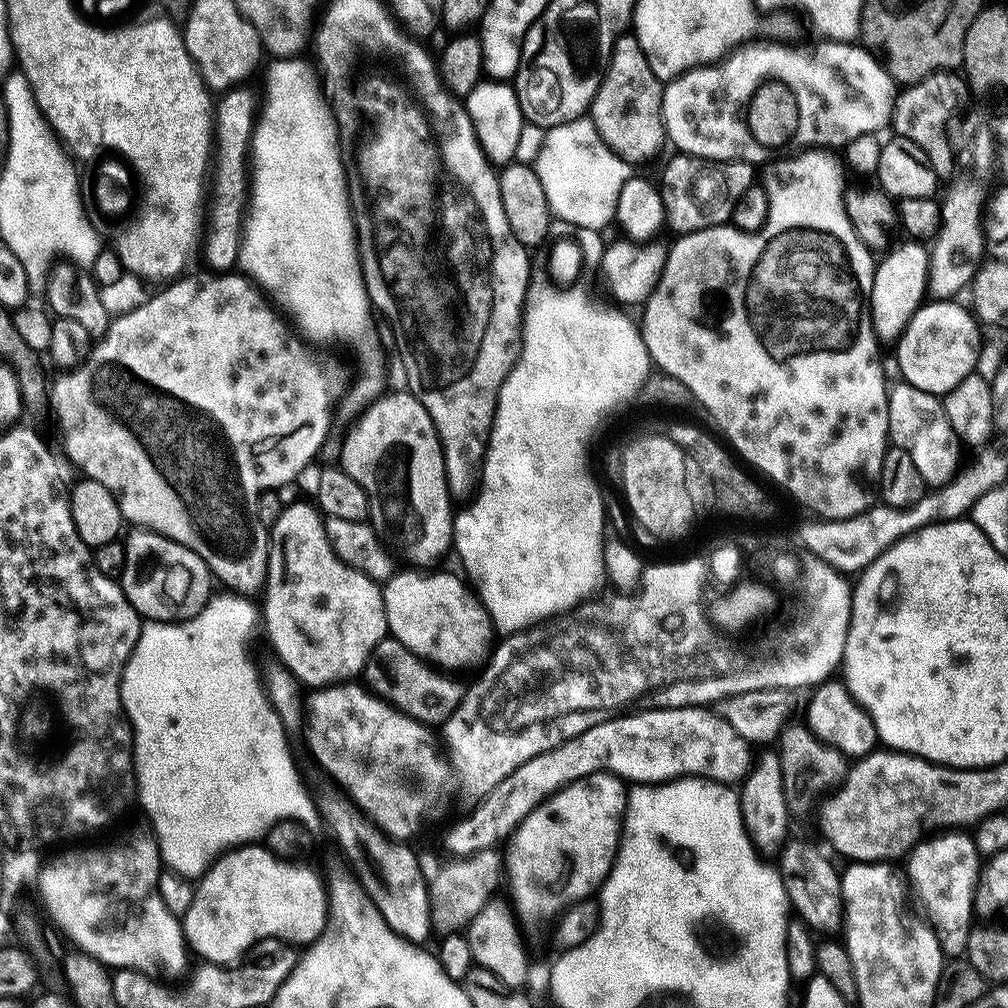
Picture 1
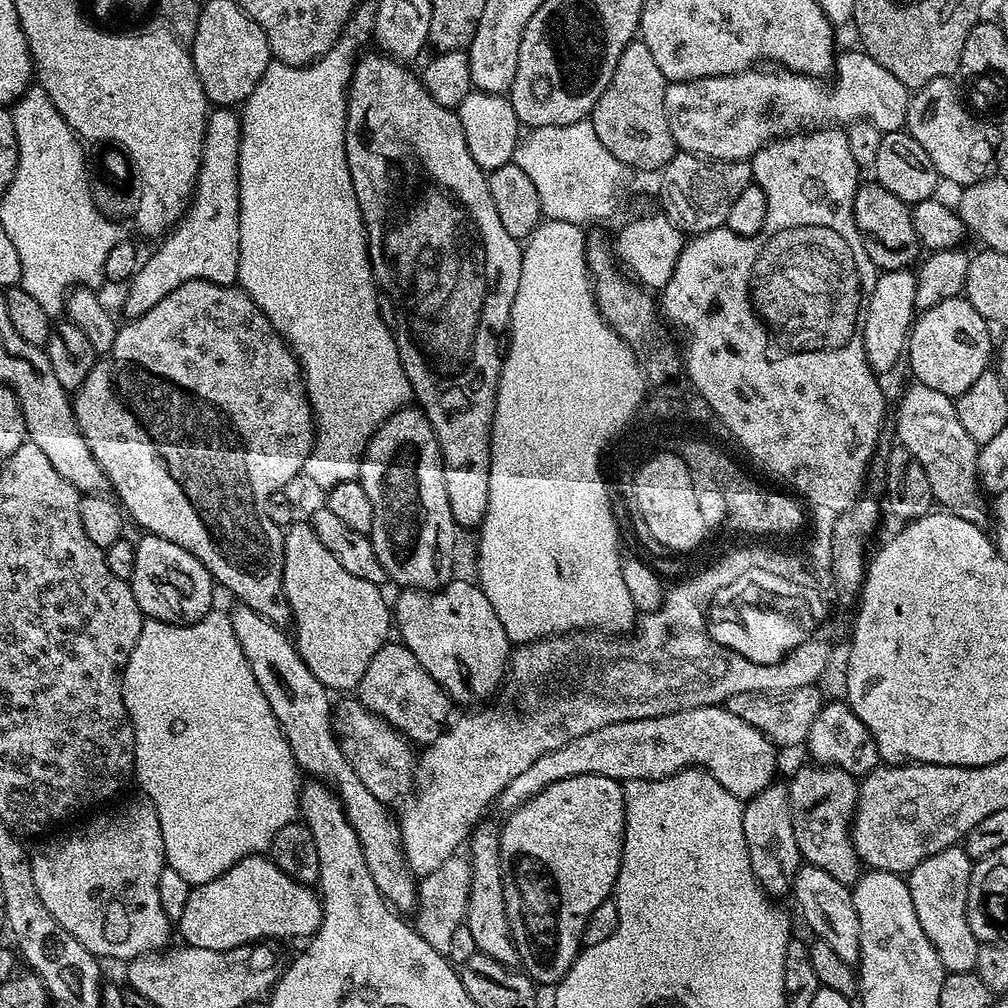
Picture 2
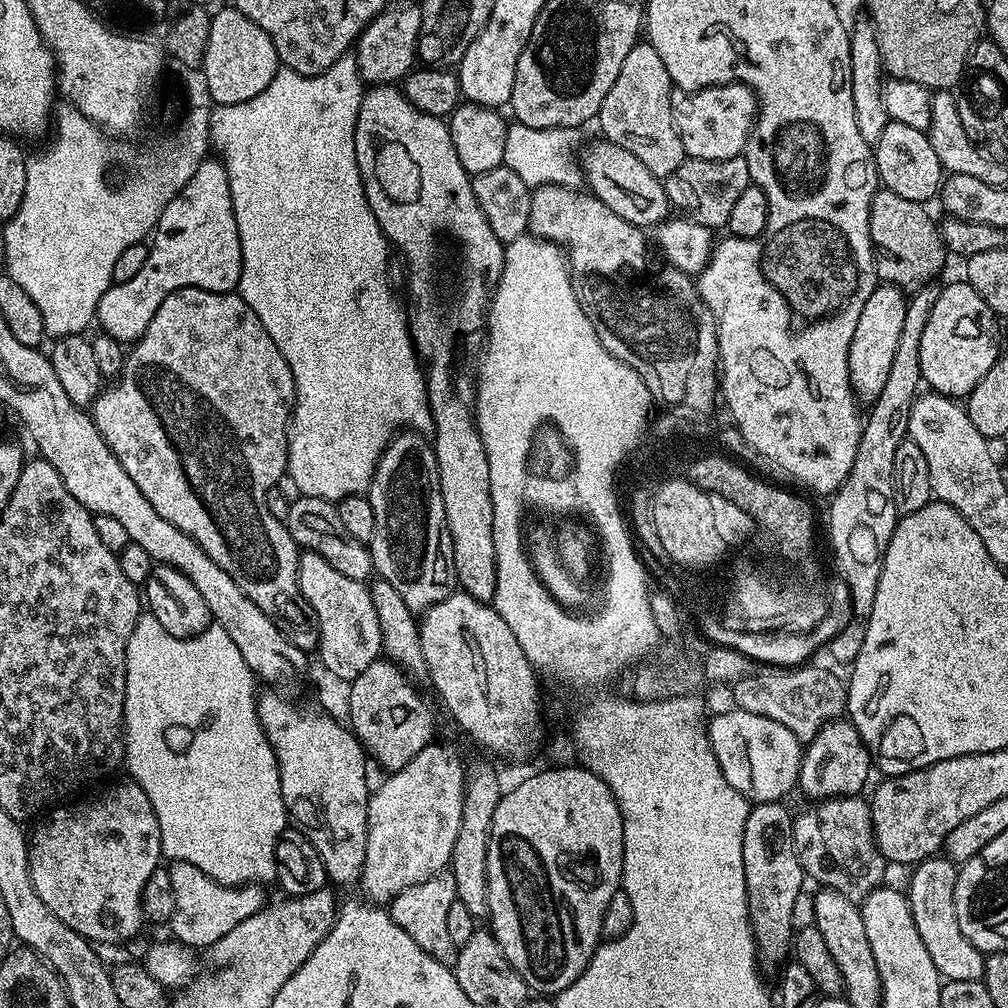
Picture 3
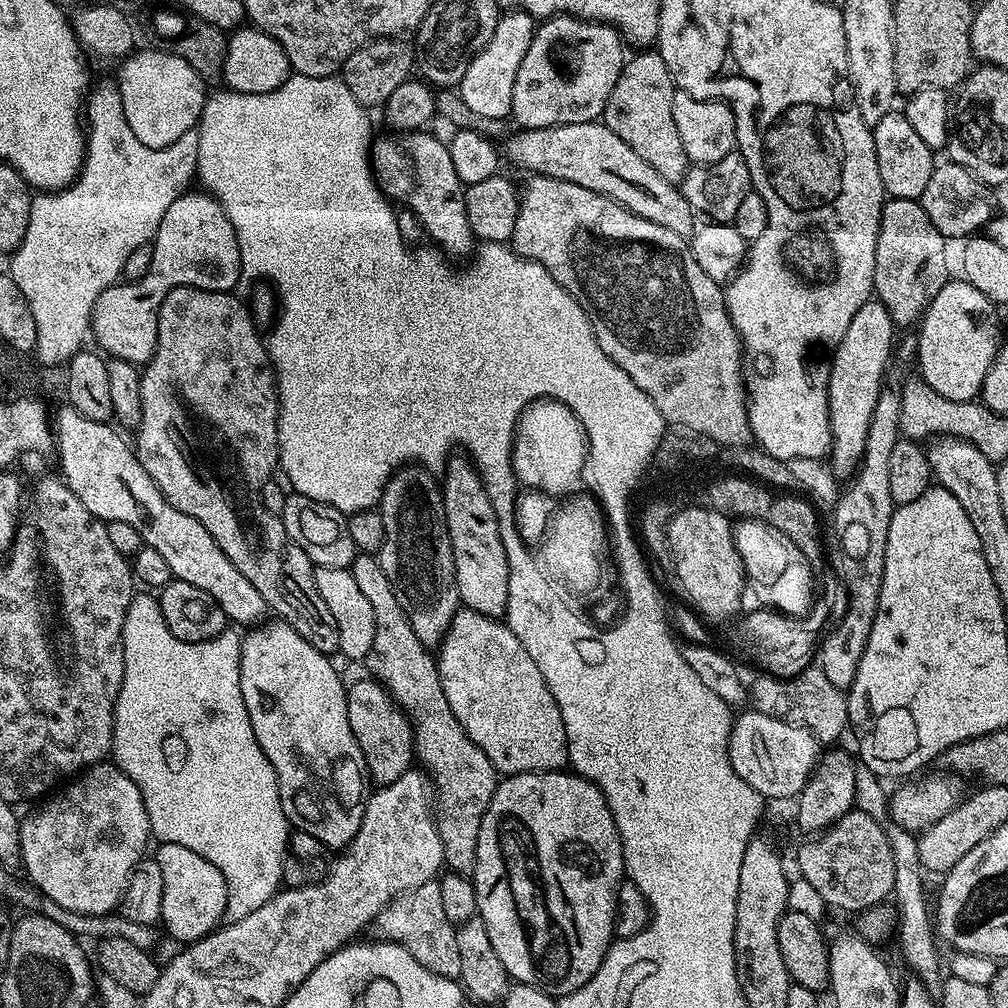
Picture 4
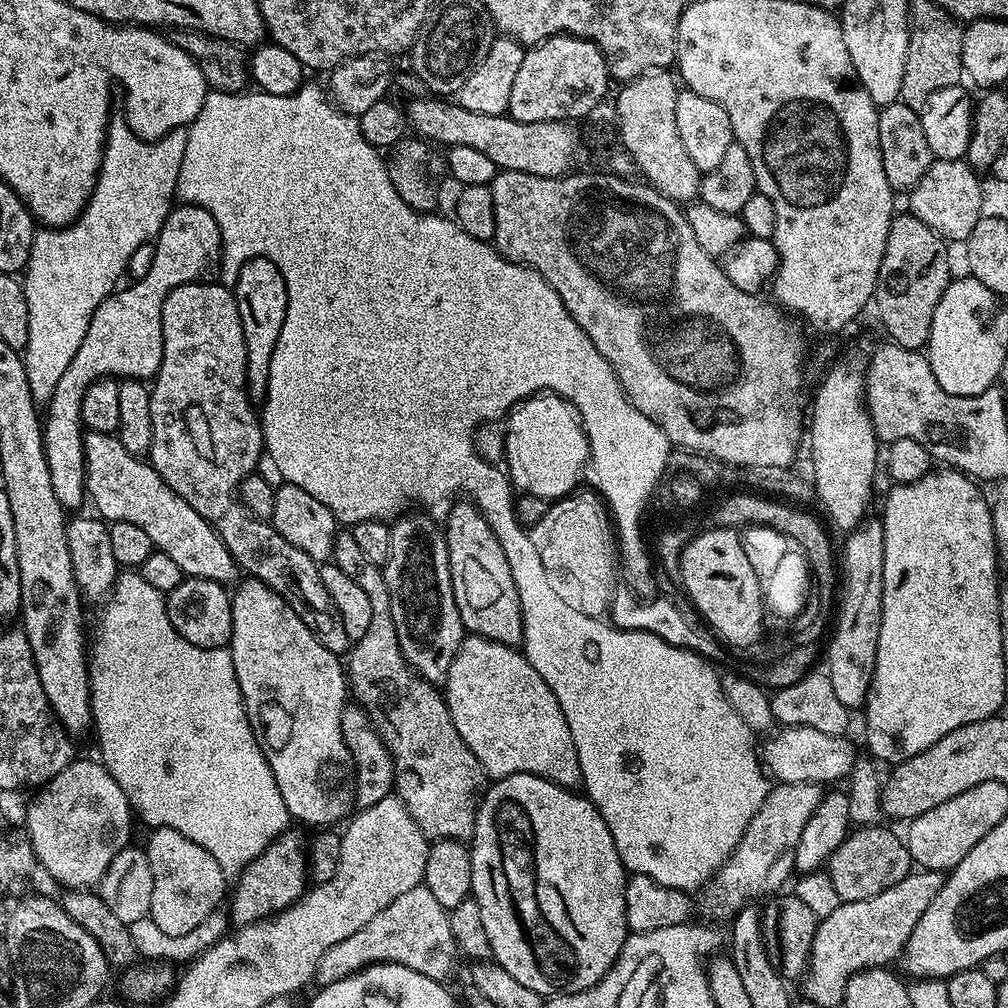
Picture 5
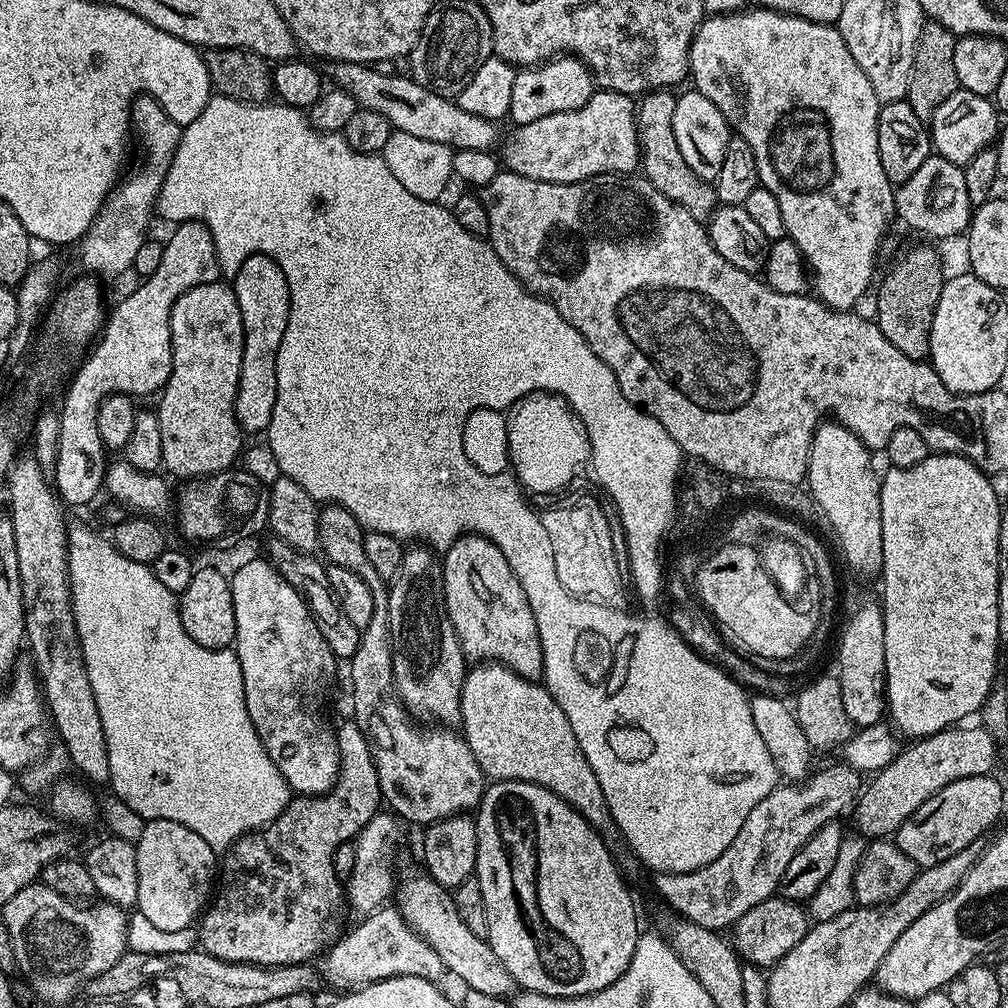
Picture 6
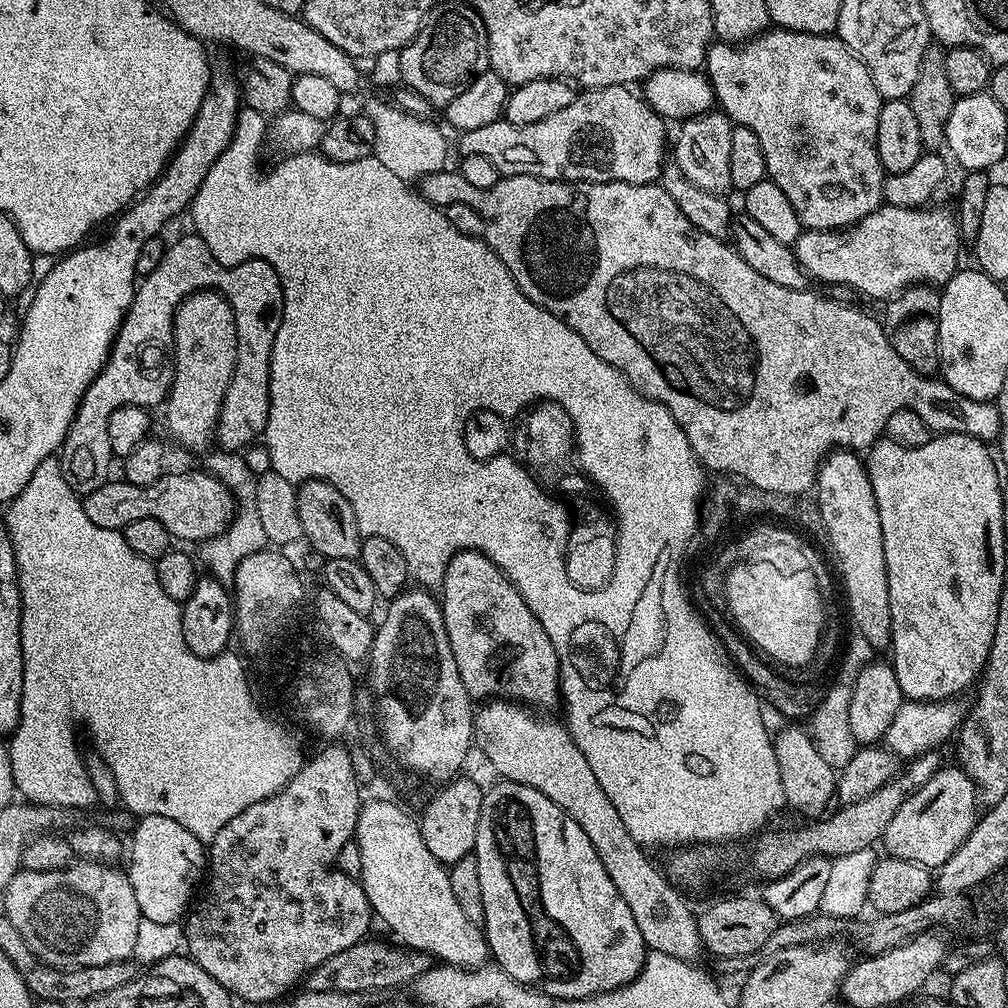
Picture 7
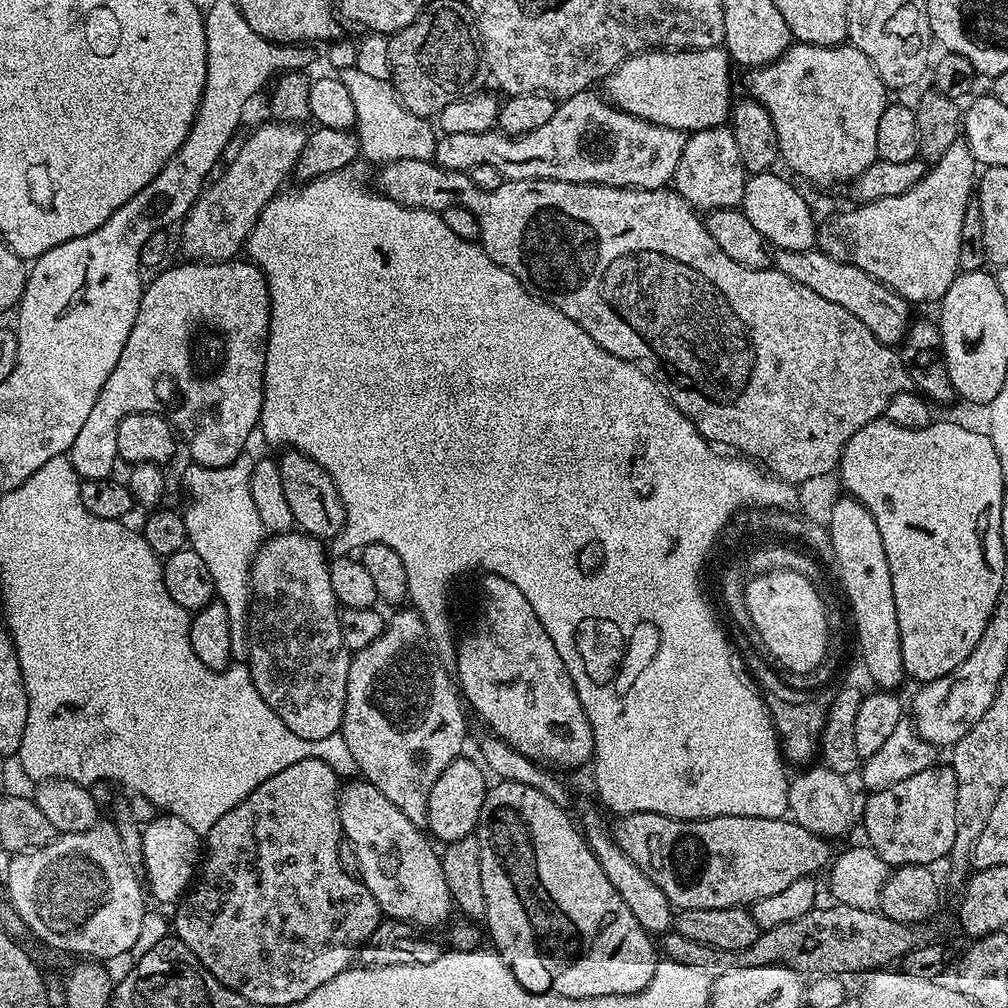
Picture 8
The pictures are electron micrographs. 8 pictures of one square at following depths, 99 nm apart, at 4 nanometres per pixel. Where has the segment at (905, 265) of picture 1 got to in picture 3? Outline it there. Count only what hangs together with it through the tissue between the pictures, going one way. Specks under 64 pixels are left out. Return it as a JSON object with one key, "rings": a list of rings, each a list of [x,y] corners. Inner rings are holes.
{"rings":[[[877,283],[876,289],[866,298],[862,314],[858,314],[858,326],[854,326],[854,338],[850,338],[848,369],[852,393],[861,405],[871,406],[882,394],[886,378],[890,378],[890,365],[894,362],[894,350],[898,350],[898,338],[902,334],[902,321],[908,305],[905,293],[895,284]]]}

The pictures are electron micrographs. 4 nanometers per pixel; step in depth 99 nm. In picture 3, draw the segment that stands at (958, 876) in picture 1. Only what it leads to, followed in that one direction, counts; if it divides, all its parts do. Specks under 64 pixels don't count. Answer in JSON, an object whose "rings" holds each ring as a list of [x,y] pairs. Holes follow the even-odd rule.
{"rings":[[[940,854],[921,860],[911,869],[912,881],[906,887],[906,895],[914,926],[918,926],[918,938],[922,938],[922,946],[926,946],[930,962],[934,962],[940,977],[954,982],[974,982],[984,978],[985,953],[978,951],[966,934],[962,934],[955,918],[950,918],[957,871],[957,865]]]}

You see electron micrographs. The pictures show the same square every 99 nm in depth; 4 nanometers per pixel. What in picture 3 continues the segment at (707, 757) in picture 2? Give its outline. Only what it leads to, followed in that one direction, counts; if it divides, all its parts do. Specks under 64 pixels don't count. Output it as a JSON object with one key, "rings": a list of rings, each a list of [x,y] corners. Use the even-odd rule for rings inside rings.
{"rings":[[[737,707],[731,711],[711,717],[707,723],[711,749],[722,767],[723,777],[749,802],[770,804],[783,801],[783,796],[791,788],[795,789],[800,779],[801,741],[790,734],[782,722]]]}

